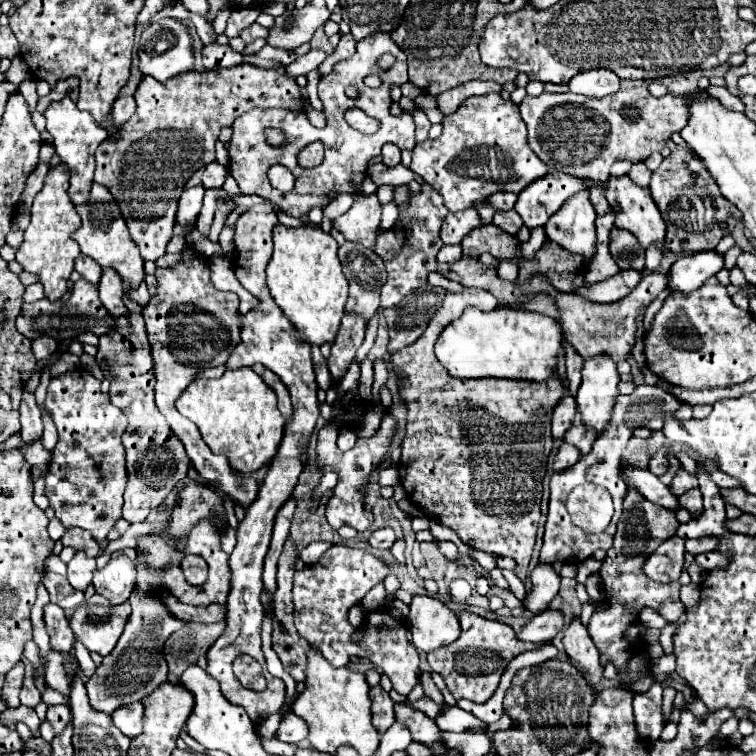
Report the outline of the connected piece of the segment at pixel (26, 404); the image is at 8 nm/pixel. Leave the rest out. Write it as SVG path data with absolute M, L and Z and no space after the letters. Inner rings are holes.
M23 390L19 413L21 413L21 437L23 437L23 443L31 443L31 439L35 441L37 437L41 437L43 421L41 421L41 413L37 409L33 393Z

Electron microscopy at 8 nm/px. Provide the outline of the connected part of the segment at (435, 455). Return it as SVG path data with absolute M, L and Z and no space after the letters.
M465 289L461 295L447 293L441 309L431 319L425 335L421 335L413 345L391 355L391 363L397 371L405 375L403 379L403 399L407 401L407 435L401 443L401 465L399 481L411 503L417 503L429 517L439 519L443 525L451 527L459 539L471 549L481 549L497 557L513 557L517 561L517 577L525 581L525 573L531 561L537 523L539 523L539 501L541 501L541 481L543 475L527 475L515 471L519 455L527 455L527 443L531 443L531 463L547 463L551 453L551 411L555 403L565 395L563 381L557 373L543 383L527 383L515 379L455 379L439 365L433 353L435 339L441 335L447 323L459 319L465 307L479 307L481 311L495 309L495 297L489 291Z

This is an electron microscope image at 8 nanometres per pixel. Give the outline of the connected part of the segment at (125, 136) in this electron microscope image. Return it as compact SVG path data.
M251 63L219 71L189 71L165 83L151 77L141 79L135 91L137 111L95 153L95 183L105 185L115 203L119 203L133 243L145 261L157 261L165 255L167 243L173 237L181 191L197 169L215 159L219 129L231 127L239 115L253 107L303 109L299 99L301 89L295 79L285 77L283 69L261 69Z

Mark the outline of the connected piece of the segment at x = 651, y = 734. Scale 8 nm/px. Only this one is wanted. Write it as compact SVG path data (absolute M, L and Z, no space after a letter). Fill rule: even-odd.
M653 681L653 687L649 691L633 697L635 729L647 741L659 739L661 729L665 725L661 715L661 693L663 693L661 681Z

